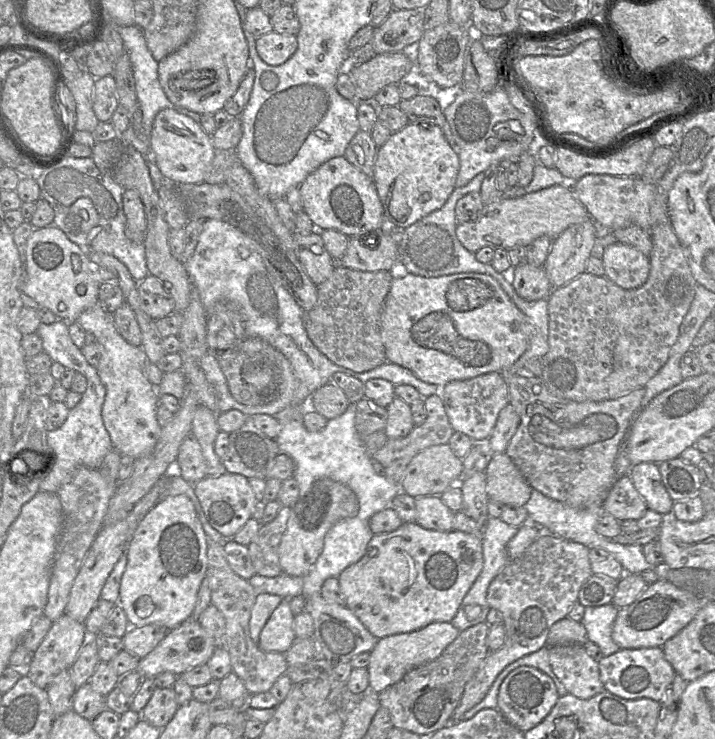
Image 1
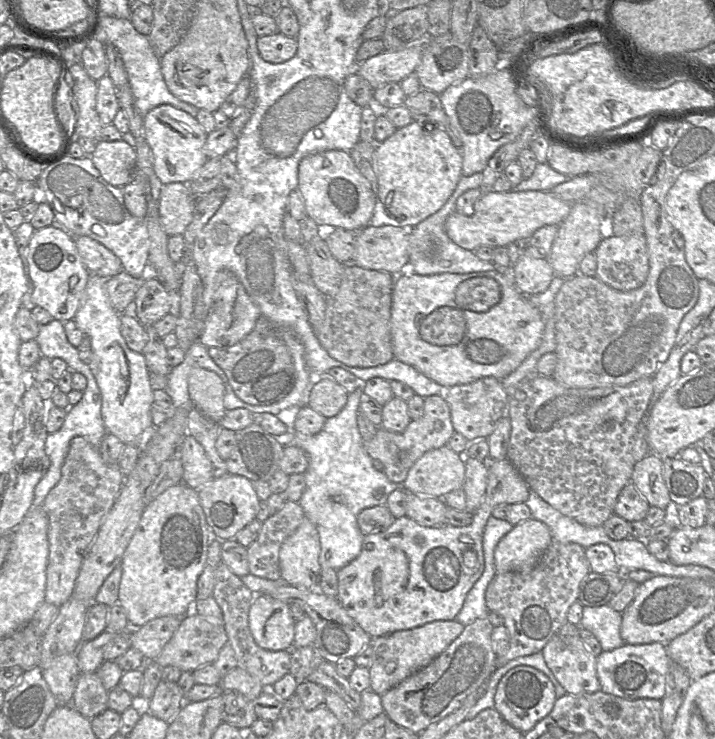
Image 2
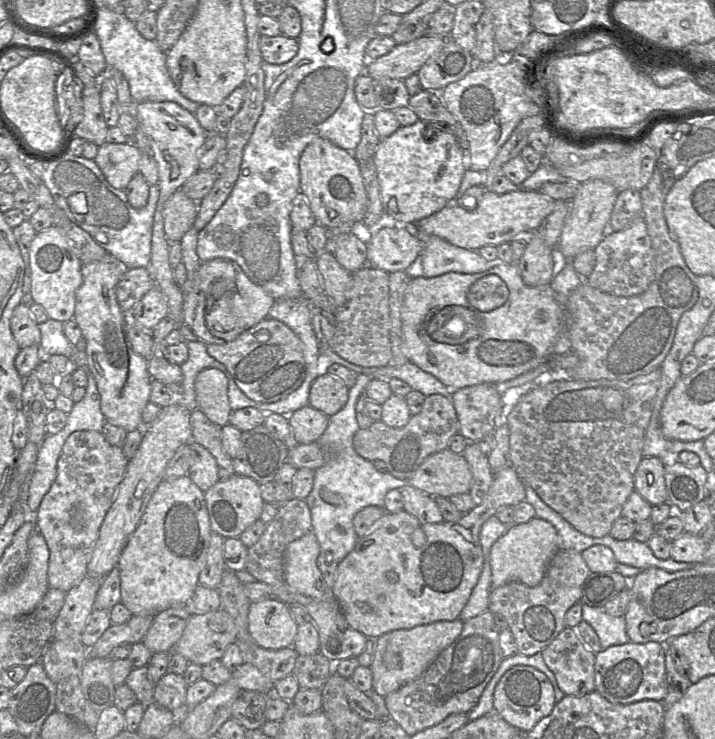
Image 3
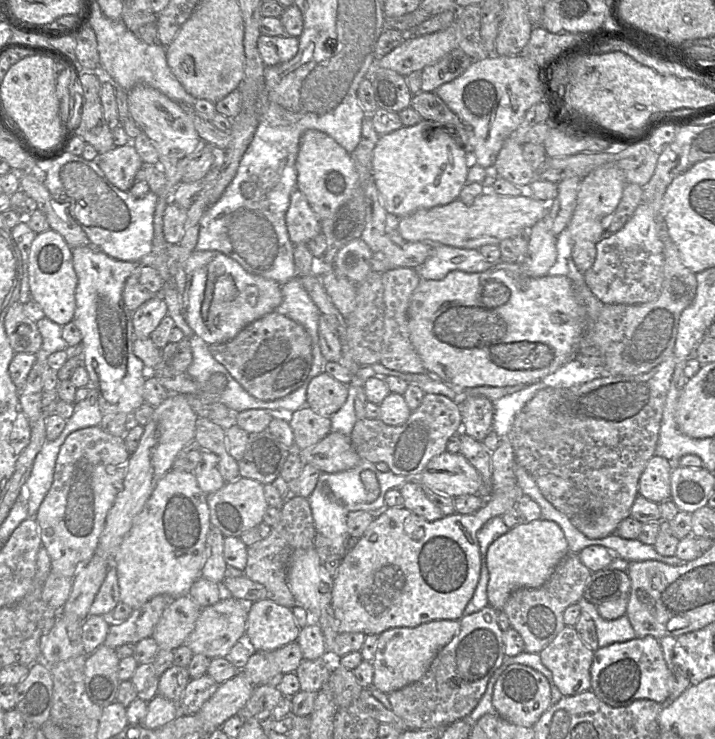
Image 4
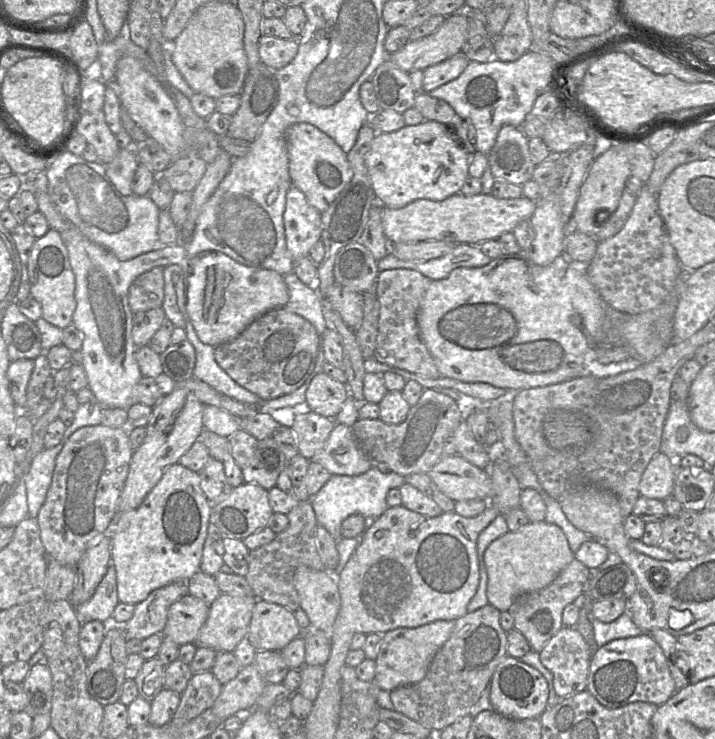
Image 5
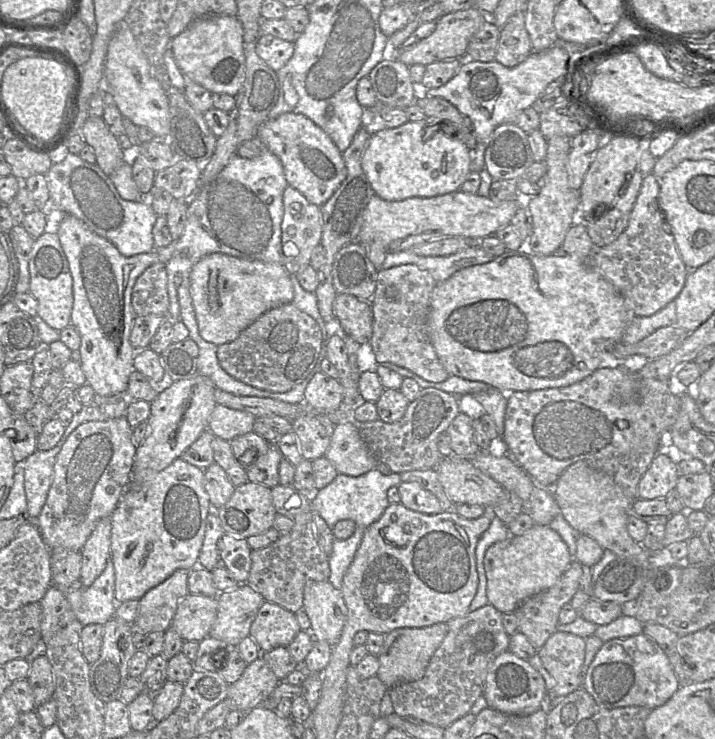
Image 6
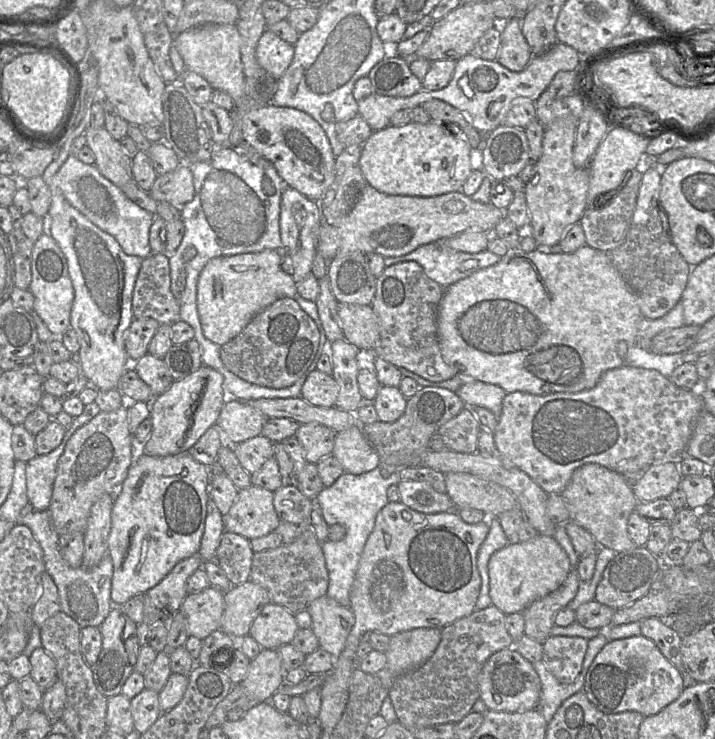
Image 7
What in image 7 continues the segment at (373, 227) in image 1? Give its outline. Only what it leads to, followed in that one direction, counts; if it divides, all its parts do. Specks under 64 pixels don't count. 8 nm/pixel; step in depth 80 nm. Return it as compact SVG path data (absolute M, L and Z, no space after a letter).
M268 105L250 110L242 119L245 144L269 160L287 187L312 201L320 201L335 176L335 157L321 126L307 113L290 107Z

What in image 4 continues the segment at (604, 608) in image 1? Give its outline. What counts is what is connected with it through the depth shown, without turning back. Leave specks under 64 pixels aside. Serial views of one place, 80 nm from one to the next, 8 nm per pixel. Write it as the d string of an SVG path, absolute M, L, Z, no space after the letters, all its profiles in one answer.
M584 598L580 599L579 607L581 612L590 615L595 624L599 648L637 637L626 614L615 620L605 620L598 613L597 606Z

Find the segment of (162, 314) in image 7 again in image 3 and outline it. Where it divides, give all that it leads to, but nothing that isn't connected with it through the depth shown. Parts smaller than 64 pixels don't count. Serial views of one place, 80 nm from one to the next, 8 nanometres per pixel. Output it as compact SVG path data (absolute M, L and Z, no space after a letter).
M150 266L127 269L115 288L120 308L125 313L130 313L135 304L154 286L156 284Z

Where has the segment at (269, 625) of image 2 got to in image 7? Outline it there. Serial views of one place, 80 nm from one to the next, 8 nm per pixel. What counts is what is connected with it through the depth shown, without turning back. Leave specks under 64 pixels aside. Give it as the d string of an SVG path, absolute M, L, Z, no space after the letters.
M268 603L252 622L249 635L263 649L278 649L291 643L298 630L295 614L281 605Z

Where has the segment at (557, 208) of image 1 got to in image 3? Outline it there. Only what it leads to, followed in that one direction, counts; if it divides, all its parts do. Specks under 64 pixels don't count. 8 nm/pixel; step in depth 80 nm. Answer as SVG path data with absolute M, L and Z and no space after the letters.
M486 189L481 197L475 199L477 204L472 210L457 203L446 205L440 211L418 221L415 224L416 232L421 236L435 235L461 248L478 252L483 246L498 247L502 243L510 243L518 234L535 232L555 209L555 200L552 198L539 191L524 189L504 194Z

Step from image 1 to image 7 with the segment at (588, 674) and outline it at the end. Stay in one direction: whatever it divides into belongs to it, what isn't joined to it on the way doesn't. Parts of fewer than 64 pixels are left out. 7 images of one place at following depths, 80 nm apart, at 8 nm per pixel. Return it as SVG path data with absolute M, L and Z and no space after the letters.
M549 636L542 643L541 661L560 683L571 684L581 671L589 640L581 637Z

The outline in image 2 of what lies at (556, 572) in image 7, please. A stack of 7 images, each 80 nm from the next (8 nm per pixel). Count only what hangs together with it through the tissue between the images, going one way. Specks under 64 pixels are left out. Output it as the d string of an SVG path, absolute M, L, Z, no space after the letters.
M530 518L513 526L494 550L497 574L530 572L552 542L549 527L539 520Z

